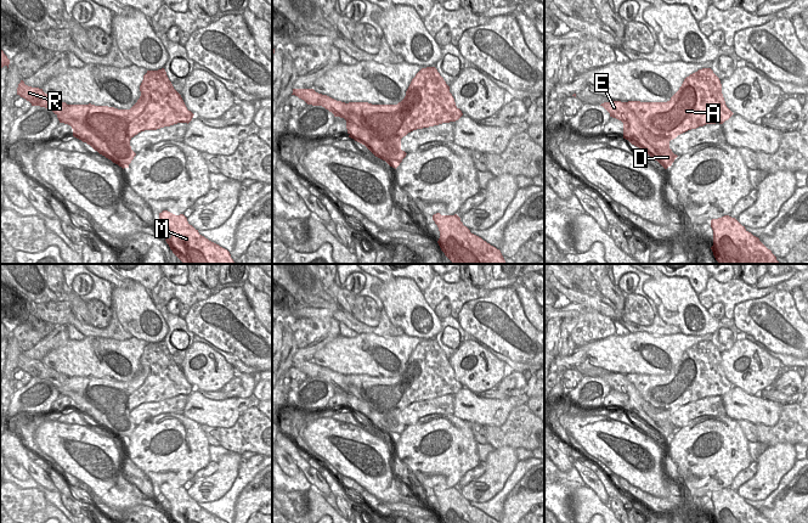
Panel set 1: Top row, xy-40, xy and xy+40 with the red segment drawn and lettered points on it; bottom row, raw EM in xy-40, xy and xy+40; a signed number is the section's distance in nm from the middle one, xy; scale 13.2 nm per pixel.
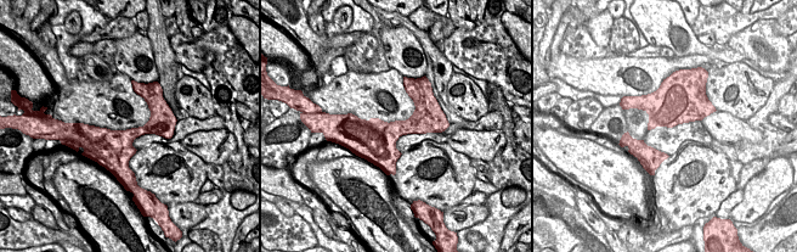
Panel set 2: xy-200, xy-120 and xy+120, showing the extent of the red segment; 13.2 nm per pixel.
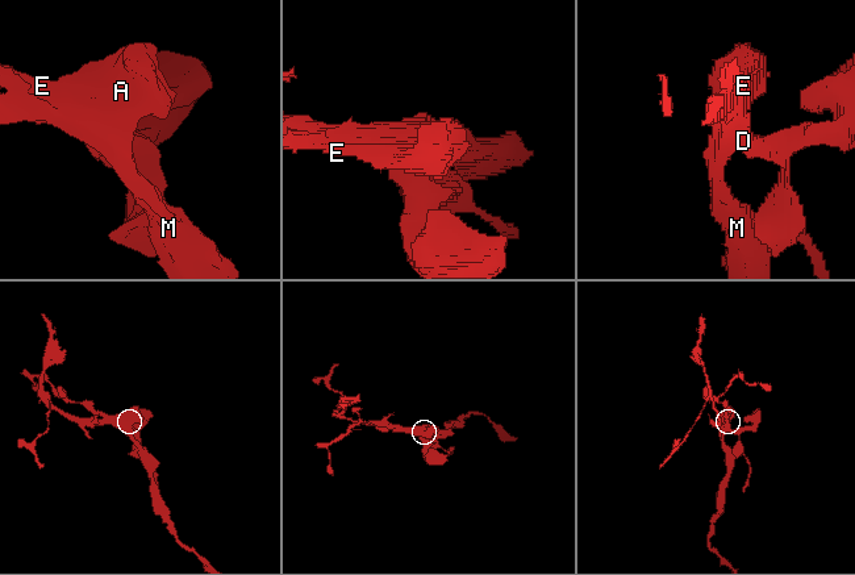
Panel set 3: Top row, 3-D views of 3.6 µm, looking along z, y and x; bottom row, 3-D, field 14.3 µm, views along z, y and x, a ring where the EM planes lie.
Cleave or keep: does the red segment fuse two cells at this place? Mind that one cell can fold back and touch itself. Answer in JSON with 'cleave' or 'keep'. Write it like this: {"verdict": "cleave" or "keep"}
{"verdict": "cleave"}

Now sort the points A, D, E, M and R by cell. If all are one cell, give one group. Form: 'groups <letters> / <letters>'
groups A M / D E R

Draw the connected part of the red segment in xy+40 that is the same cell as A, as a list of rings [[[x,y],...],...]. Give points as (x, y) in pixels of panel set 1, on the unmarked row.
[[[702,341],[686,349],[679,360],[679,362],[667,375],[640,375],[628,373],[627,379],[638,389],[640,397],[649,405],[649,416],[655,421],[669,421],[669,414],[678,407],[704,399],[706,397],[723,397],[734,386],[727,379],[719,350],[713,345],[711,341]]]

